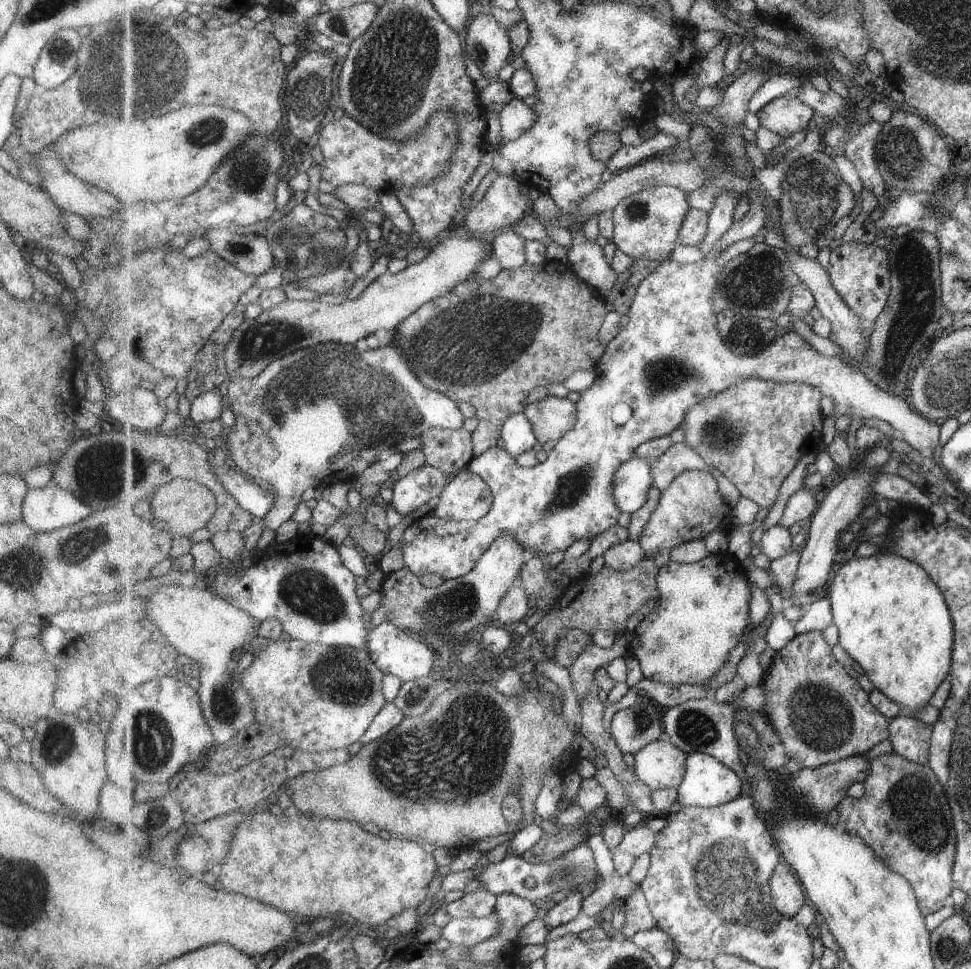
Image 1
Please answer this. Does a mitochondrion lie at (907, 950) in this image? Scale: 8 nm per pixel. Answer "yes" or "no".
no

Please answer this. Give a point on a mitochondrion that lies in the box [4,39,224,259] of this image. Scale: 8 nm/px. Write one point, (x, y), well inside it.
(69, 54)

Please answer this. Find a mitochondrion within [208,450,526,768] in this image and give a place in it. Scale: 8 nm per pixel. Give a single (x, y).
(308, 592)

